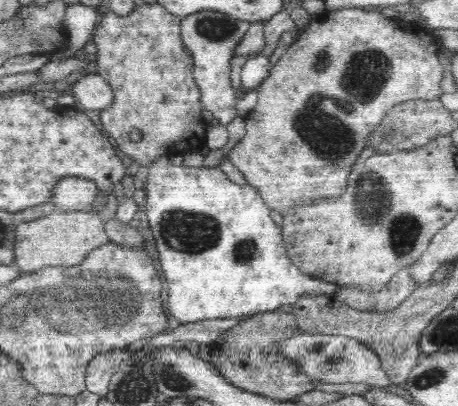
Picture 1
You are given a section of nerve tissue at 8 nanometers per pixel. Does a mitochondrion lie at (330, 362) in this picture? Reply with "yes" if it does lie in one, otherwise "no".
yes

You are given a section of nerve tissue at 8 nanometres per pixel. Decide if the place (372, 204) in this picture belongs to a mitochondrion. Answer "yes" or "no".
yes

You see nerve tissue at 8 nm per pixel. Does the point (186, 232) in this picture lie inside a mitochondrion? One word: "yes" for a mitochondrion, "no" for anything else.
yes

